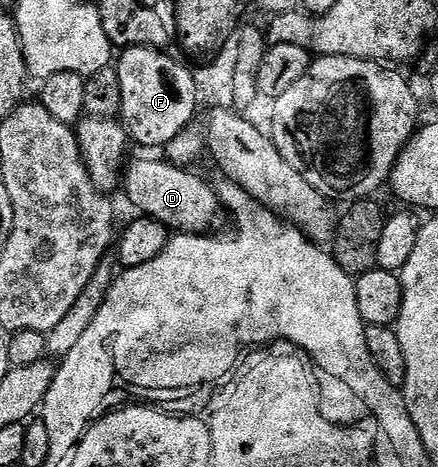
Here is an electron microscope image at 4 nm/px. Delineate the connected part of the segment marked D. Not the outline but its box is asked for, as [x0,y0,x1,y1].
[120,159,222,234]

